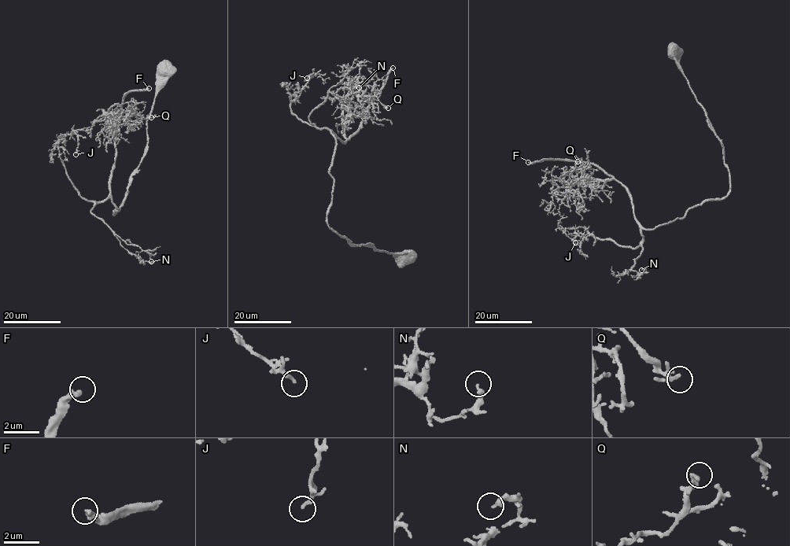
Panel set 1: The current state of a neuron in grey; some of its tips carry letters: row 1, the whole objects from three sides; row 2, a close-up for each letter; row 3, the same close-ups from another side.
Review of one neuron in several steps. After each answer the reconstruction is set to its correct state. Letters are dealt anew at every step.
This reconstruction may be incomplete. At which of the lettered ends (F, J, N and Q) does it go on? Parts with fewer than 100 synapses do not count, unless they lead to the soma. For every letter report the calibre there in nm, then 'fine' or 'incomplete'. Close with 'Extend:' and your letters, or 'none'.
F: calibre 360 nm; incomplete
J: calibre 140 nm; fine
N: calibre 240 nm; fine
Q: calibre 180 nm; fine
Extend: F

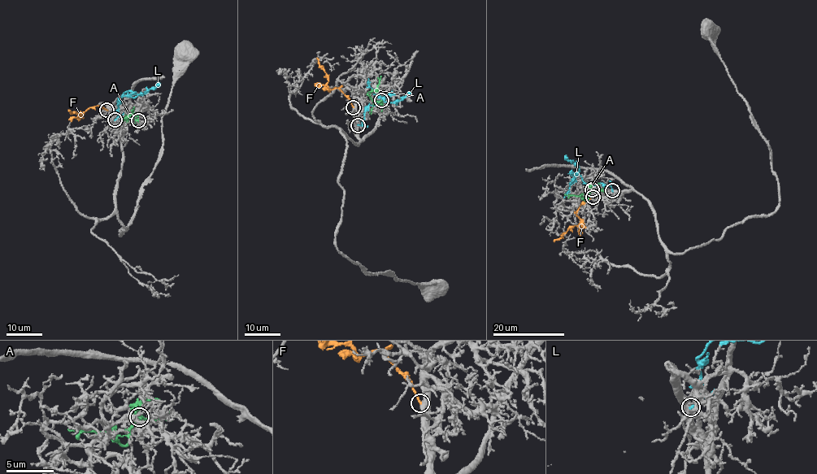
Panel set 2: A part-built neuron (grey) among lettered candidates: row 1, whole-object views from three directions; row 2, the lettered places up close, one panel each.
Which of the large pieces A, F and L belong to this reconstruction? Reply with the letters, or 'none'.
none

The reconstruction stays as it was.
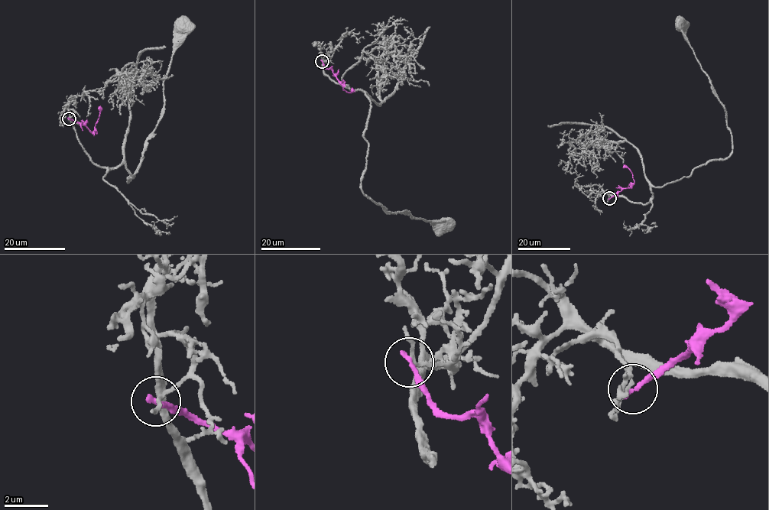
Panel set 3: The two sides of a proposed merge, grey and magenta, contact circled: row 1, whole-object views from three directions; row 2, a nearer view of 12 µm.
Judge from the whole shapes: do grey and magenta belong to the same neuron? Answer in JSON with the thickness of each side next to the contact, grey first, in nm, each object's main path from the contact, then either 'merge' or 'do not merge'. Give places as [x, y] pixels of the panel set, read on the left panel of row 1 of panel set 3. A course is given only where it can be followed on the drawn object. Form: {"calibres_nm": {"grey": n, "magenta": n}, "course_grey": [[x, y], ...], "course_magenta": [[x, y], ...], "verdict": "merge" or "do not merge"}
{"calibres_nm": {"grey": 150, "magenta": 240}, "course_grey": [[69, 118], [71, 109], [94, 163], [124, 164], [128, 183], [164, 104], [180, 27]], "course_magenta": [[69, 118], [86, 126], [91, 131], [95, 130], [100, 105]], "verdict": "do not merge"}

